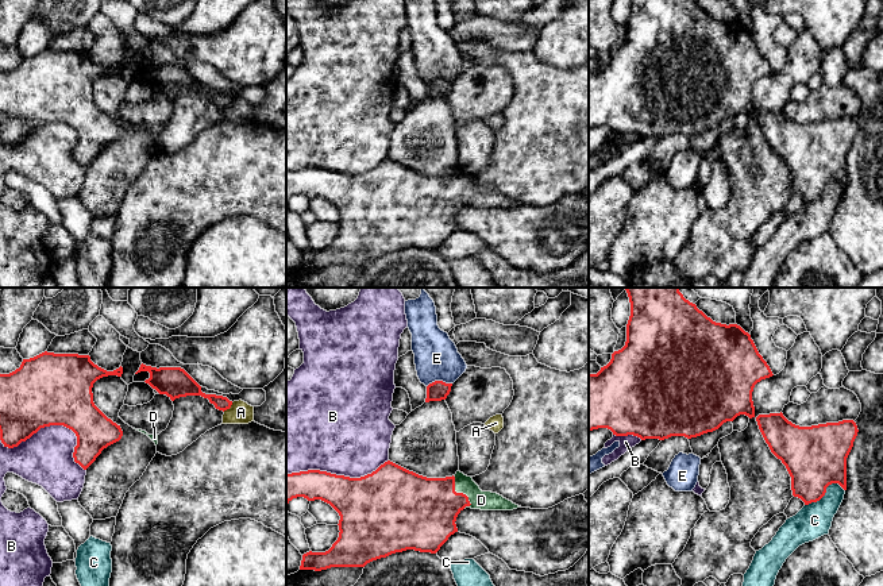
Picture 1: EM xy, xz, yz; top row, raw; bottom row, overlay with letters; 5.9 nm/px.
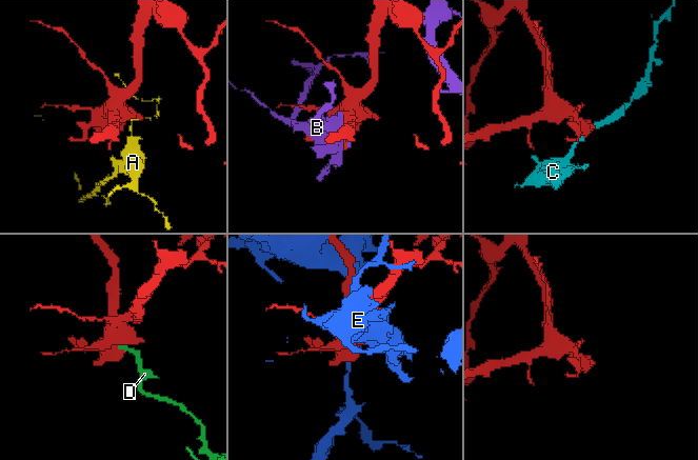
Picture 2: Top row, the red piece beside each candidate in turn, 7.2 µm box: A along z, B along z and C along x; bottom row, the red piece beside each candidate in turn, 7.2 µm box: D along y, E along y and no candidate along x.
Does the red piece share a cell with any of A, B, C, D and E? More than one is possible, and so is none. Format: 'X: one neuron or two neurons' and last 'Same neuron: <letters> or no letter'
A: two neurons
B: two neurons
C: two neurons
D: one neuron
E: two neurons
Same neuron: D

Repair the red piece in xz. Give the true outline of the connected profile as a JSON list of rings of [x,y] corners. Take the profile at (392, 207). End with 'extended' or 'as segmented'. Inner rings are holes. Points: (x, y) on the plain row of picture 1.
[[[390,158],[360,176],[320,167],[286,170],[286,203],[297,194],[321,197],[340,213],[339,235],[325,250],[302,252],[300,267],[321,269],[331,265],[365,265],[396,250],[414,247],[436,251],[458,230],[456,215],[466,207],[513,208],[520,205],[502,193],[482,189],[471,174],[456,169],[452,174],[427,176]]] | extended

